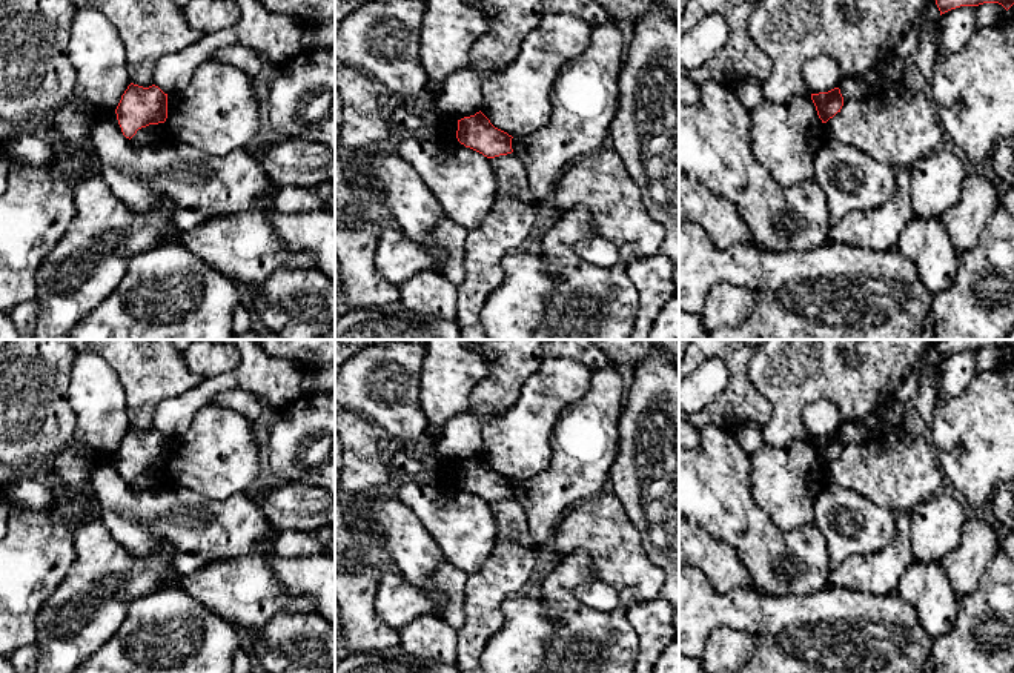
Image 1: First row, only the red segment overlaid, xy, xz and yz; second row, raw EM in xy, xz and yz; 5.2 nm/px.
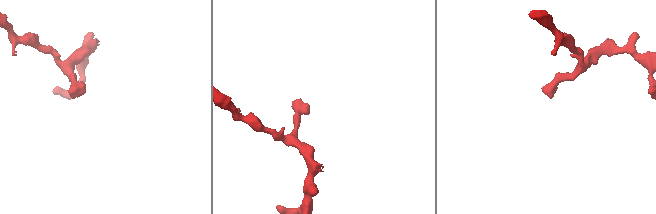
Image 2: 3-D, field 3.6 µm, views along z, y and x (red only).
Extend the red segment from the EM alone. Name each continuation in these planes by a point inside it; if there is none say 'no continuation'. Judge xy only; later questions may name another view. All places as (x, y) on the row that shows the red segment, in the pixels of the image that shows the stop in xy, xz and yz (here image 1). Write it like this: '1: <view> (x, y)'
no continuation

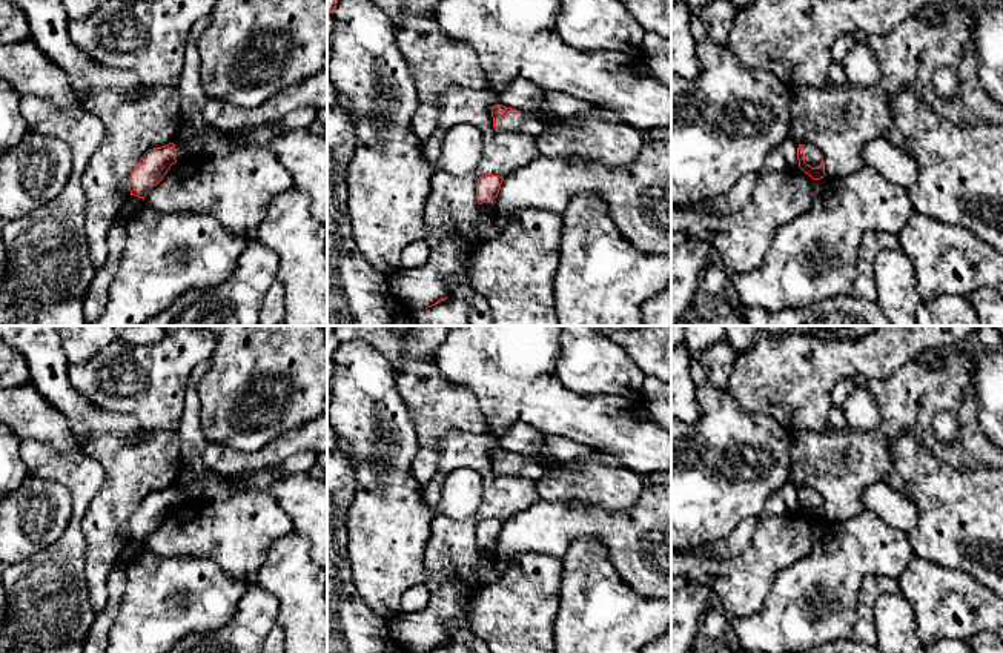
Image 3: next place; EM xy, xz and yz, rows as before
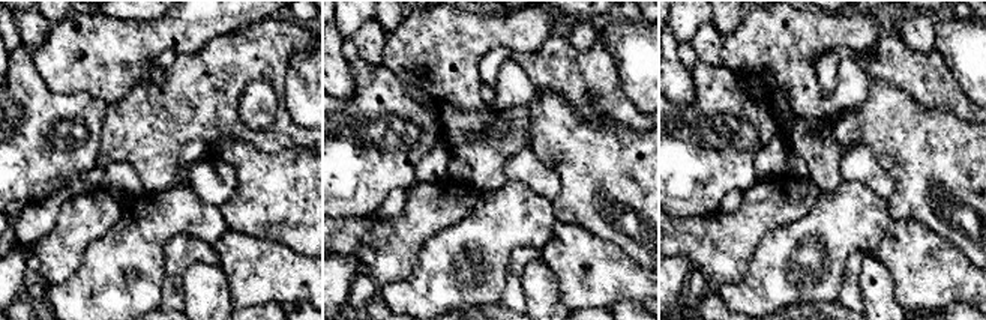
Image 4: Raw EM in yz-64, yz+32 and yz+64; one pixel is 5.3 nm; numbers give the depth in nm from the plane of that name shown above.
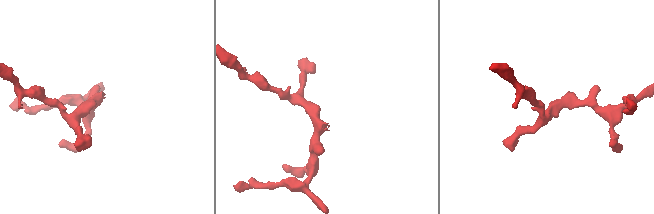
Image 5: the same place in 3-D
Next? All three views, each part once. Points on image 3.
1: yz (813, 157)

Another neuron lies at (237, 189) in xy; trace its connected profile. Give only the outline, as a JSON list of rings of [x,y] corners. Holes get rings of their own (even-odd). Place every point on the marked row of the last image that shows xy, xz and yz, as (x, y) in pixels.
[[[267,148],[237,149],[221,158],[198,154],[178,160],[163,180],[144,197],[144,203],[161,214],[206,214],[233,235],[255,238],[270,203],[293,186],[293,178]]]

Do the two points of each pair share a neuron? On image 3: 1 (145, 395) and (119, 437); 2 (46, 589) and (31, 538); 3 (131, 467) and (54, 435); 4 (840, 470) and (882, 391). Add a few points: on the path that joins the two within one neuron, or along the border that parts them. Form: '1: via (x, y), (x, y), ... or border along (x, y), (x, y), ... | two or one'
1: border along (97, 406), (129, 412), (149, 430), (166, 429) | two
2: border along (65, 530), (49, 546), (16, 564) | two
3: border along (66, 415), (66, 421), (83, 443), (85, 452) | two
4: via (860, 454), (888, 426), (888, 411) | one

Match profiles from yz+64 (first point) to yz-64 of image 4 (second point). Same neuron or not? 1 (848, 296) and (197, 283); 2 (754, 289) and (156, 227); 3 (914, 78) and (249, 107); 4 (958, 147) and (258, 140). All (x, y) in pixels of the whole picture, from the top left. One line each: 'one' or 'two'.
1: two
2: one
3: two
4: two

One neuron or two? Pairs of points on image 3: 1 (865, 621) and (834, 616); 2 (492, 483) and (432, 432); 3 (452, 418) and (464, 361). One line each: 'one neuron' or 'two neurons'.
1: two neurons
2: two neurons
3: two neurons

